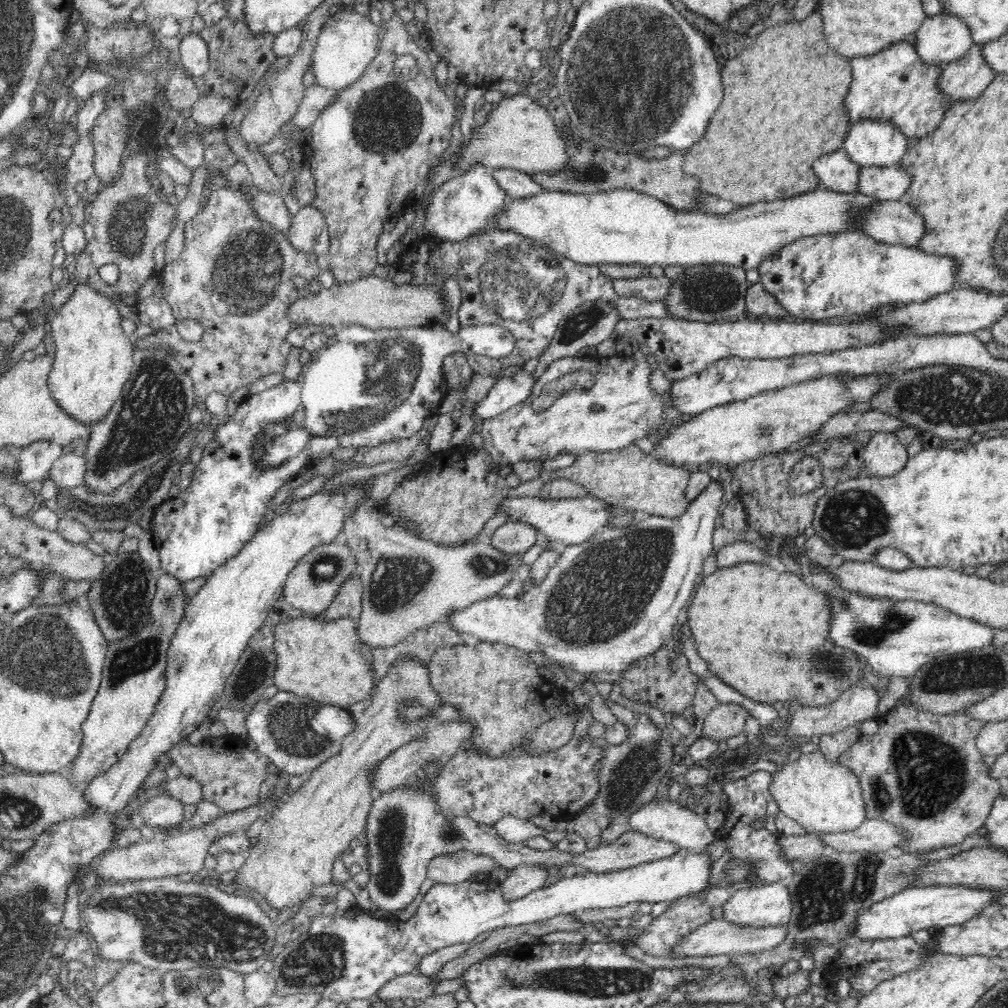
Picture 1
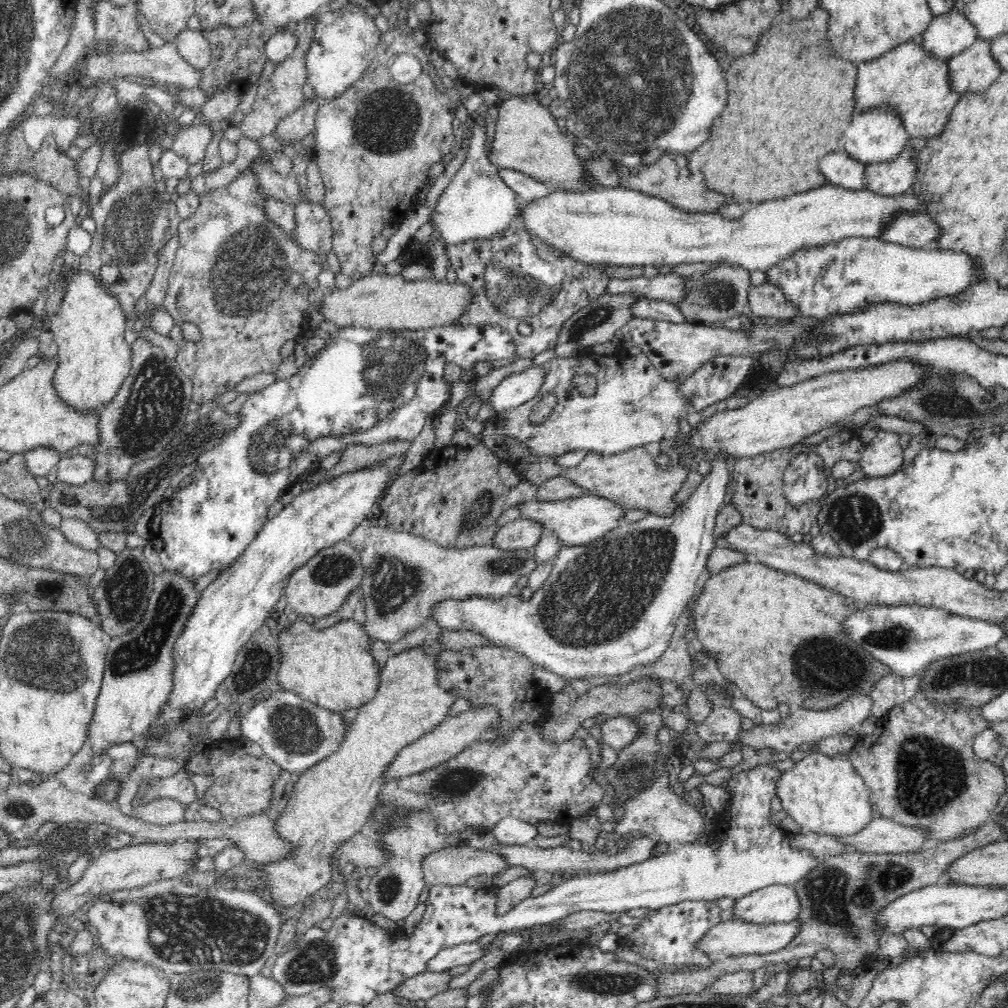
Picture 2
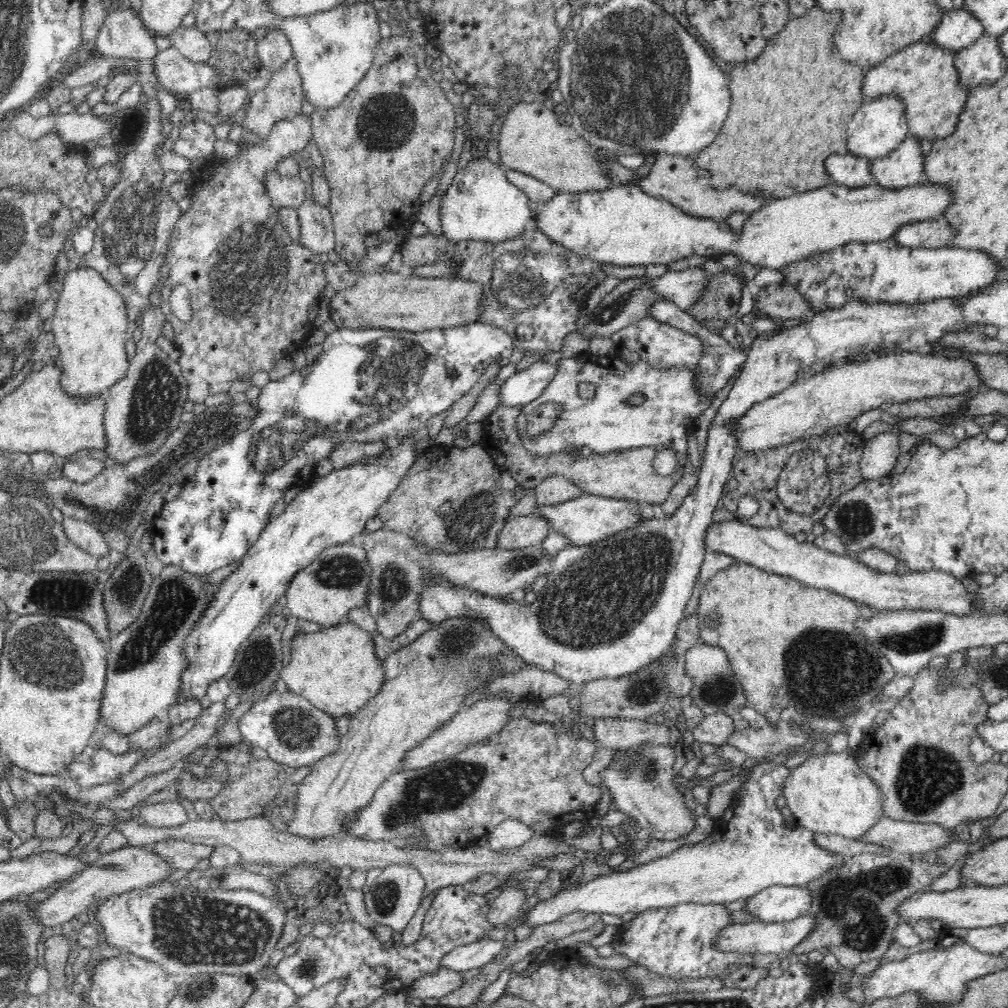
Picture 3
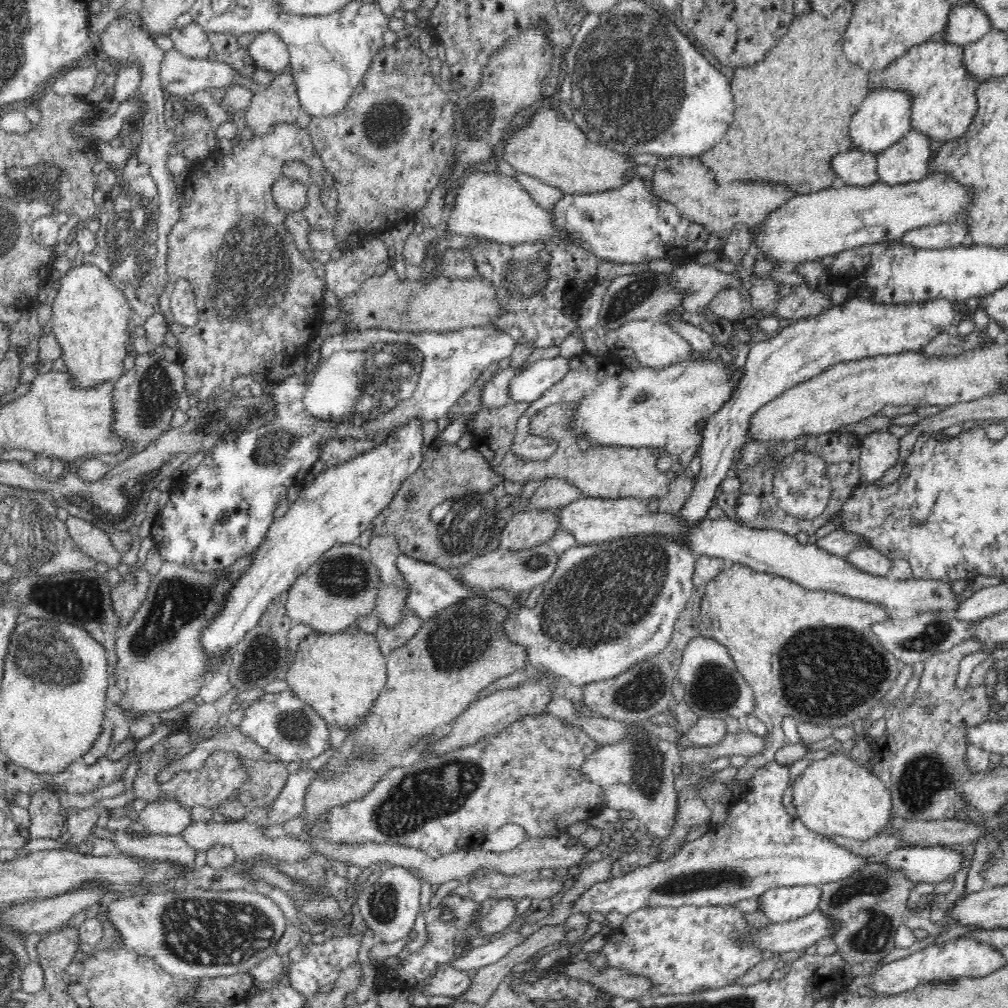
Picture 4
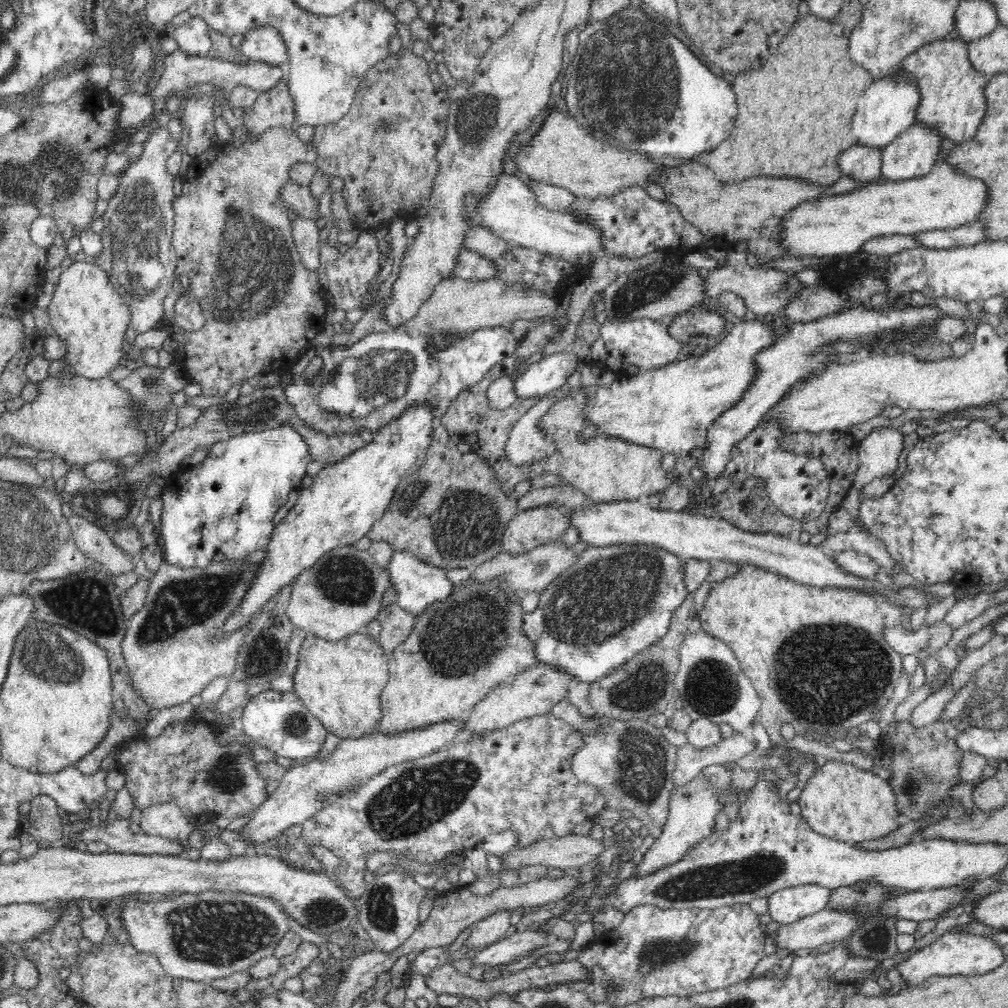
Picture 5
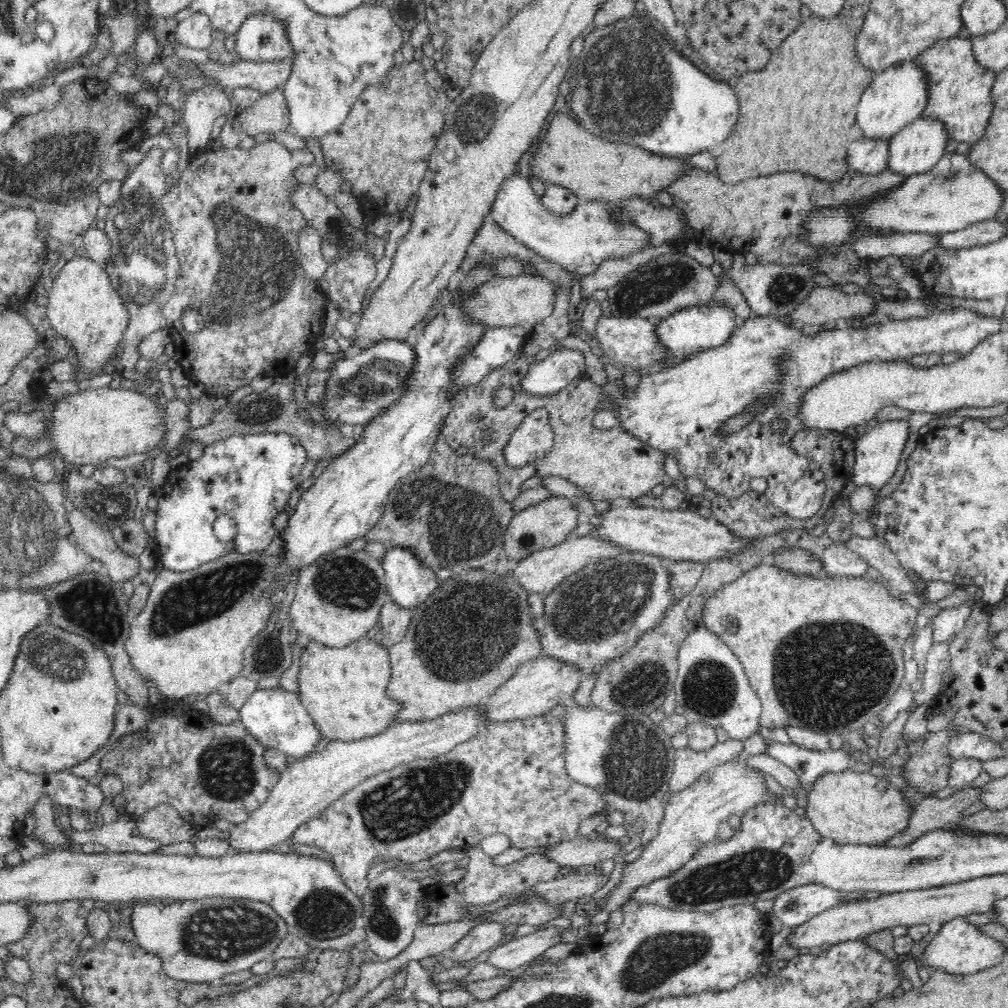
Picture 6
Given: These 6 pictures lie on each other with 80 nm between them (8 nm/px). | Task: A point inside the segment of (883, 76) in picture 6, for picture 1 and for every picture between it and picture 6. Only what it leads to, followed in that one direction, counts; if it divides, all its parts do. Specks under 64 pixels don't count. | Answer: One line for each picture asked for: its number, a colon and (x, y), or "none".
1: (871, 142)
2: (877, 135)
3: (879, 126)
4: (883, 118)
5: (888, 107)

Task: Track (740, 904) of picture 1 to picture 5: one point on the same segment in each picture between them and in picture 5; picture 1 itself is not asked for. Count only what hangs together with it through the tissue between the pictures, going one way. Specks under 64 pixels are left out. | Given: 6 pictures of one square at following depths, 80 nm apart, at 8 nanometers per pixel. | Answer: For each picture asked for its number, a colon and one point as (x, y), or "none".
2: (775, 904)
3: (776, 904)
4: (783, 904)
5: (788, 905)

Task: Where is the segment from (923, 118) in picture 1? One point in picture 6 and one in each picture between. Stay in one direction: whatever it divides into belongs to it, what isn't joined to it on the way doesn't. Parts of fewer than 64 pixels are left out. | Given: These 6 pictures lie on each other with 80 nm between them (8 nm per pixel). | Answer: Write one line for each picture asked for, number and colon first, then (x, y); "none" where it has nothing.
2: (908, 79)
3: (923, 75)
4: (943, 95)
5: (953, 101)
6: (959, 88)

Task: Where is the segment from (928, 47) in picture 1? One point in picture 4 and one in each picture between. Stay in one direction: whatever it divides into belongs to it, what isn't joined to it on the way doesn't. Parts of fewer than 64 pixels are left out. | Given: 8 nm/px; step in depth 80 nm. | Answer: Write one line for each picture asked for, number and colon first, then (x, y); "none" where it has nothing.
2: (949, 34)
3: (958, 29)
4: (967, 23)

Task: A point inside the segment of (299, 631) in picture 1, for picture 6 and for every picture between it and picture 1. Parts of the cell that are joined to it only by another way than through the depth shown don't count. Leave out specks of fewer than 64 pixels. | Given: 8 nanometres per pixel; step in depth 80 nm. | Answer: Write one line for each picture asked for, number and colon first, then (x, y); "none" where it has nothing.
2: (334, 668)
3: (336, 669)
4: (340, 676)
5: (341, 683)
6: (343, 689)

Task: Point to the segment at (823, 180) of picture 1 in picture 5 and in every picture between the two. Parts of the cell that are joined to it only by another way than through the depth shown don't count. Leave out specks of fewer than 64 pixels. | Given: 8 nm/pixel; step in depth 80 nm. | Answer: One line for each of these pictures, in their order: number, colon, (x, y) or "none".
2: (840, 170)
3: (848, 170)
4: (855, 168)
5: (862, 163)

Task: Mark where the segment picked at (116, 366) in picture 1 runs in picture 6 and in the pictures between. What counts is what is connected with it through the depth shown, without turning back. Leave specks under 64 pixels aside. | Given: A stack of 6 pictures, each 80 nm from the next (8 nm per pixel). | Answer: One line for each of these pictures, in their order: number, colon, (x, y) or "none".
2: (93, 359)
3: (90, 326)
4: (90, 316)
5: (90, 317)
6: (83, 306)

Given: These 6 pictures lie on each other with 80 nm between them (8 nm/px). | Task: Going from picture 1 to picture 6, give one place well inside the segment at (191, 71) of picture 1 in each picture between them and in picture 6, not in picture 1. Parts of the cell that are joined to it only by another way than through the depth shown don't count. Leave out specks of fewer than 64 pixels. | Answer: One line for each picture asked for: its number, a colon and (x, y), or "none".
2: (191, 44)
3: (190, 41)
4: (191, 40)
5: (192, 37)
6: (195, 31)

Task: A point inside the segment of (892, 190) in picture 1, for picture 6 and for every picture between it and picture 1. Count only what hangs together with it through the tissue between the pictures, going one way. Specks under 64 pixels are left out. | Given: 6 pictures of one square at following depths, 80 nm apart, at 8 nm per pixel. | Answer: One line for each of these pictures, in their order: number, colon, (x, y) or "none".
2: (892, 178)
3: (904, 167)
4: (908, 160)
5: (913, 153)
6: (917, 148)

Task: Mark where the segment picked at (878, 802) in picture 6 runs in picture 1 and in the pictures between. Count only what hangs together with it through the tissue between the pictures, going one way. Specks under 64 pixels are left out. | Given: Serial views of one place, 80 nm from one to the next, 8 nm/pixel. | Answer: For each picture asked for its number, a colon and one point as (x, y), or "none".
1: (824, 796)
2: (823, 794)
3: (828, 794)
4: (837, 797)
5: (846, 802)

